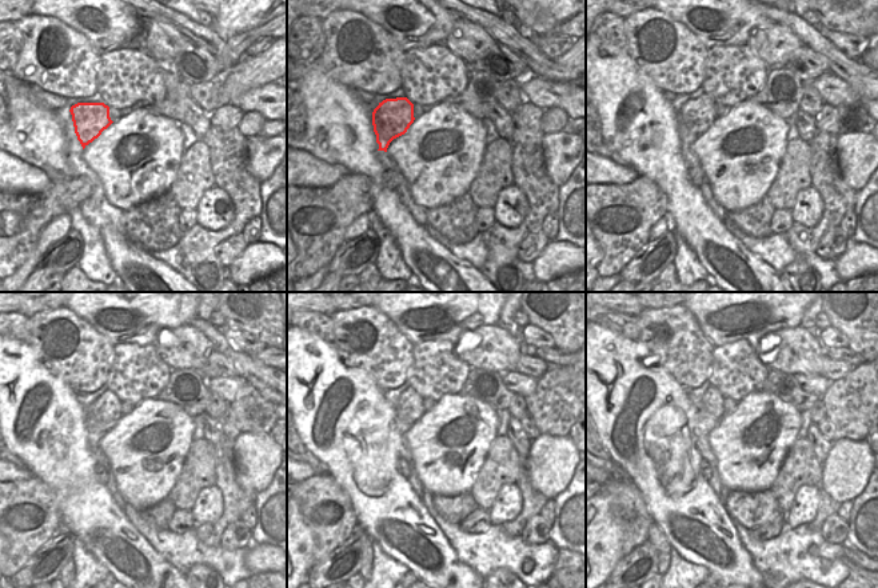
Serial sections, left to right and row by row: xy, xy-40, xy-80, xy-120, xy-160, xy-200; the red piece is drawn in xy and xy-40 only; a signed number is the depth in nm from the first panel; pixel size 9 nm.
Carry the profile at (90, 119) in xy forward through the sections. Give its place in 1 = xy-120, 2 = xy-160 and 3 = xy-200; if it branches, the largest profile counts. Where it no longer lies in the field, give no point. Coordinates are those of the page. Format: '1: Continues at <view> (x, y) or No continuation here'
1: Continues at xy-120 (104, 412)
2: Continues at xy-160 (410, 408)
3: Continues at xy-200 (713, 400).

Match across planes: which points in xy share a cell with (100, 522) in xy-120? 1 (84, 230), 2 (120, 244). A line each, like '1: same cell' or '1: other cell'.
1: other cell
2: same cell

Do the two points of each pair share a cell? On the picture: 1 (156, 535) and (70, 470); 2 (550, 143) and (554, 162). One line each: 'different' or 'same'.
1: different
2: same

